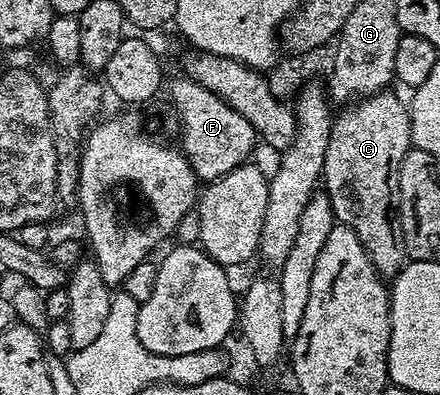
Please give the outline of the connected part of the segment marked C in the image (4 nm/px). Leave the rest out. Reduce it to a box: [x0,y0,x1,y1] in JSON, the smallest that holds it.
[322,90,412,278]

